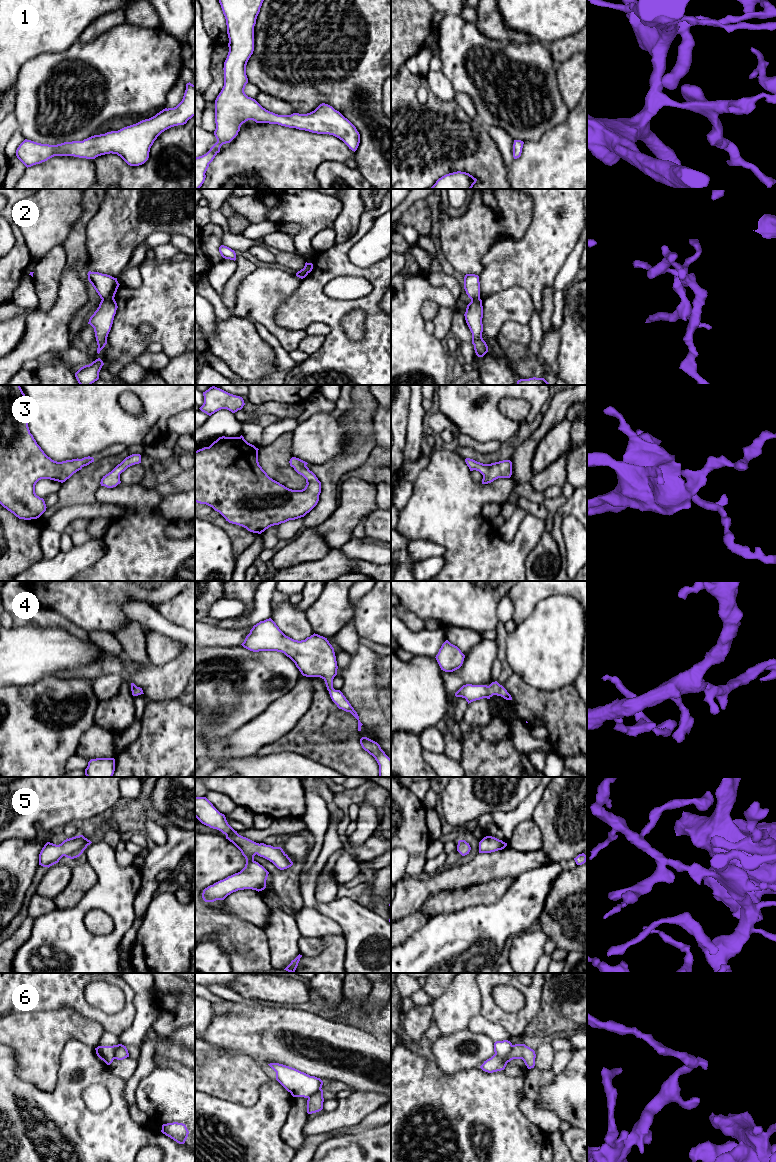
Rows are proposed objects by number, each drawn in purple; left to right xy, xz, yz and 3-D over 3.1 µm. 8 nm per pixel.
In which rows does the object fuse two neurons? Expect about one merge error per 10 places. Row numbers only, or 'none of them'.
2, 6

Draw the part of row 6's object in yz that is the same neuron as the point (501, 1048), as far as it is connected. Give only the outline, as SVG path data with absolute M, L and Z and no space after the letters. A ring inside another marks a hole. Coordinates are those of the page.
M508 1040L496 1041L494 1043L494 1052L499 1057L507 1057L512 1050L512 1043Z

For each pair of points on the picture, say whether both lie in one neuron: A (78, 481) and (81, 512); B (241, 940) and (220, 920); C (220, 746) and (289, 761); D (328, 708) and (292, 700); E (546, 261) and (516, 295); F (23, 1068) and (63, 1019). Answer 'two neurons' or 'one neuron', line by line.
A: two neurons
B: one neuron
C: one neuron
D: two neurons
E: two neurons
F: one neuron

